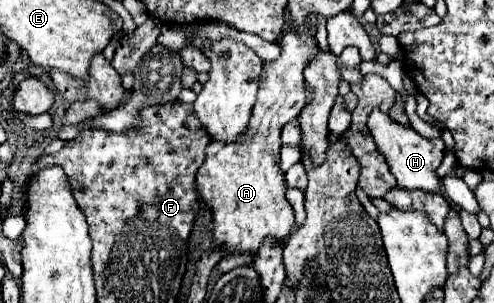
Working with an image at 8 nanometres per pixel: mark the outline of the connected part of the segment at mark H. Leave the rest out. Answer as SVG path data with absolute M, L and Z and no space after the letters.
M374 110L370 114L368 128L370 128L370 134L372 134L378 150L386 156L386 160L390 164L390 170L392 170L394 178L398 180L398 184L402 188L406 188L406 190L424 190L424 192L430 192L430 194L440 192L442 182L436 174L436 168L442 164L442 158L444 158L442 138L436 138L436 140L422 138L416 130L394 122L390 116L386 116L378 110Z

